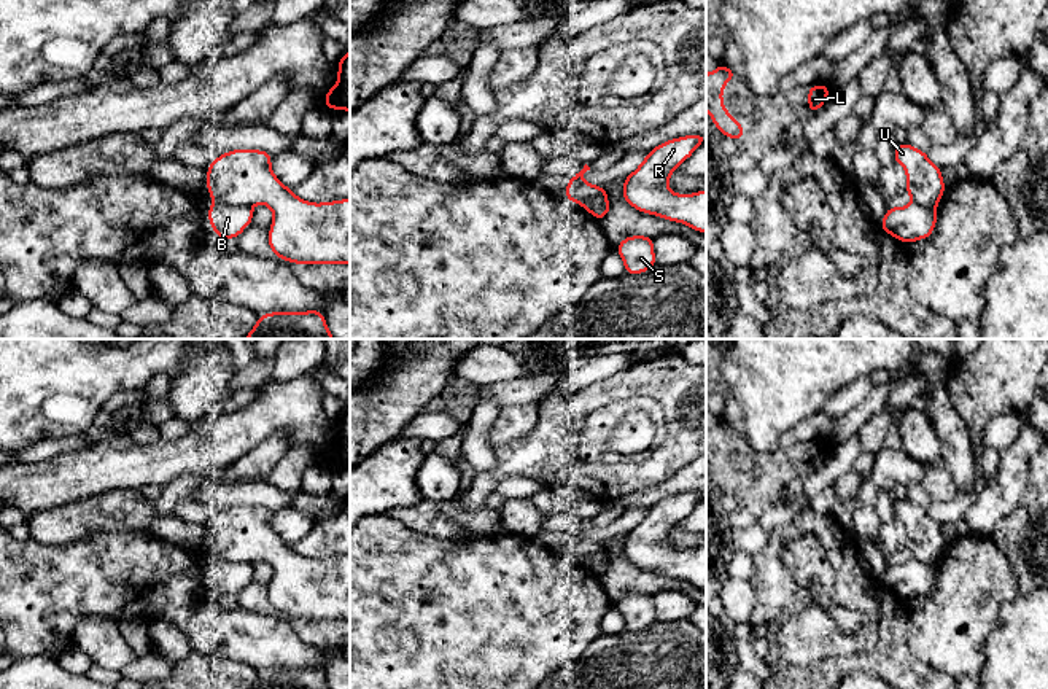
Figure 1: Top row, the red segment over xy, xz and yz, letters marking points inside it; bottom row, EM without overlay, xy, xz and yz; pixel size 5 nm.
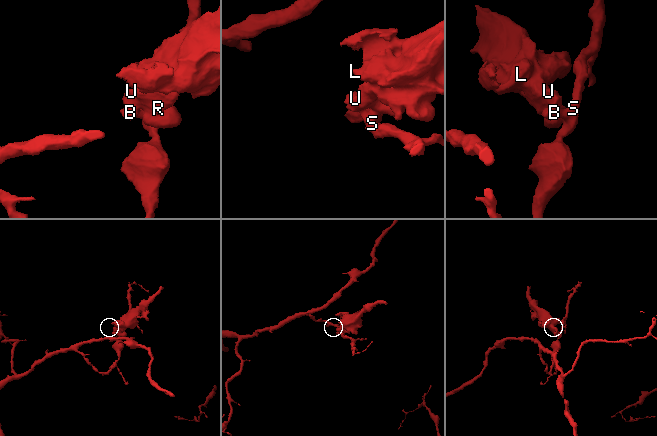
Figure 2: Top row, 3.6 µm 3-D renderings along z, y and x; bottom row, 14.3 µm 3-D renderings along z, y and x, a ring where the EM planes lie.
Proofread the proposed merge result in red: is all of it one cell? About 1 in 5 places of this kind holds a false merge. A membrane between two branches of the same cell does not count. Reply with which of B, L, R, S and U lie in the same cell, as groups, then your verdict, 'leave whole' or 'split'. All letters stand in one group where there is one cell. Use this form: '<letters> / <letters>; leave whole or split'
B S / L R U; split

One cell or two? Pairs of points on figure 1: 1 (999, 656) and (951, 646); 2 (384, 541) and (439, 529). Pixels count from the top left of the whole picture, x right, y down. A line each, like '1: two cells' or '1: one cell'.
1: two cells
2: two cells

